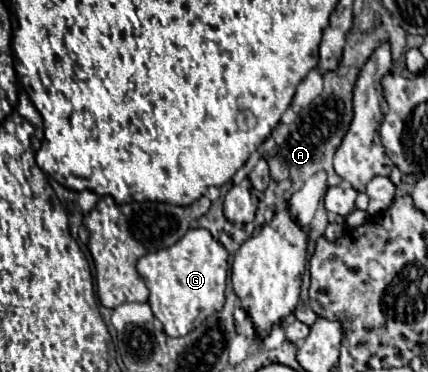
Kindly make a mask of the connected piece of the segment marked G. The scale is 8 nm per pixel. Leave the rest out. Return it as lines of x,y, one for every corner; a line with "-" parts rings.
190,229
170,249
154,251
138,261
138,273
150,289
150,307
162,323
168,337
184,337
196,329
206,317
224,305
224,289
228,275
228,251
206,229

